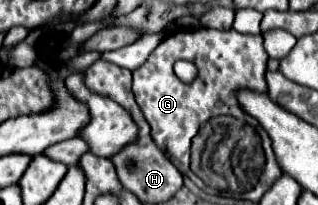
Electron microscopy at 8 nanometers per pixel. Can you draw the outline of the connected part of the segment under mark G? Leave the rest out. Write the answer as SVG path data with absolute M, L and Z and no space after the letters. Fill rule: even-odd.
M175 29L161 39L157 49L147 57L147 61L133 71L133 93L139 107L145 113L145 119L151 125L151 135L159 148L167 153L167 157L183 174L197 186L202 181L190 170L191 140L199 127L207 121L207 109L211 109L211 117L215 115L231 115L247 121L249 125L259 125L251 115L247 115L237 95L243 89L251 89L257 93L267 93L265 73L267 73L269 55L263 47L263 35L241 35L233 29ZM177 59L187 59L197 67L197 79L189 85L181 83L173 75L173 63Z

